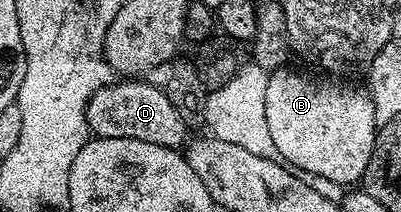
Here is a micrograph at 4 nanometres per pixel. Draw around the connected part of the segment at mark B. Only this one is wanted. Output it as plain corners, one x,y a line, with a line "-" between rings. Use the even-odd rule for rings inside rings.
284,66
267,77
265,122
269,122
279,160
299,172
329,178
329,182
358,185
375,145
377,125
371,96
366,87
351,84
355,82
314,75
306,76

